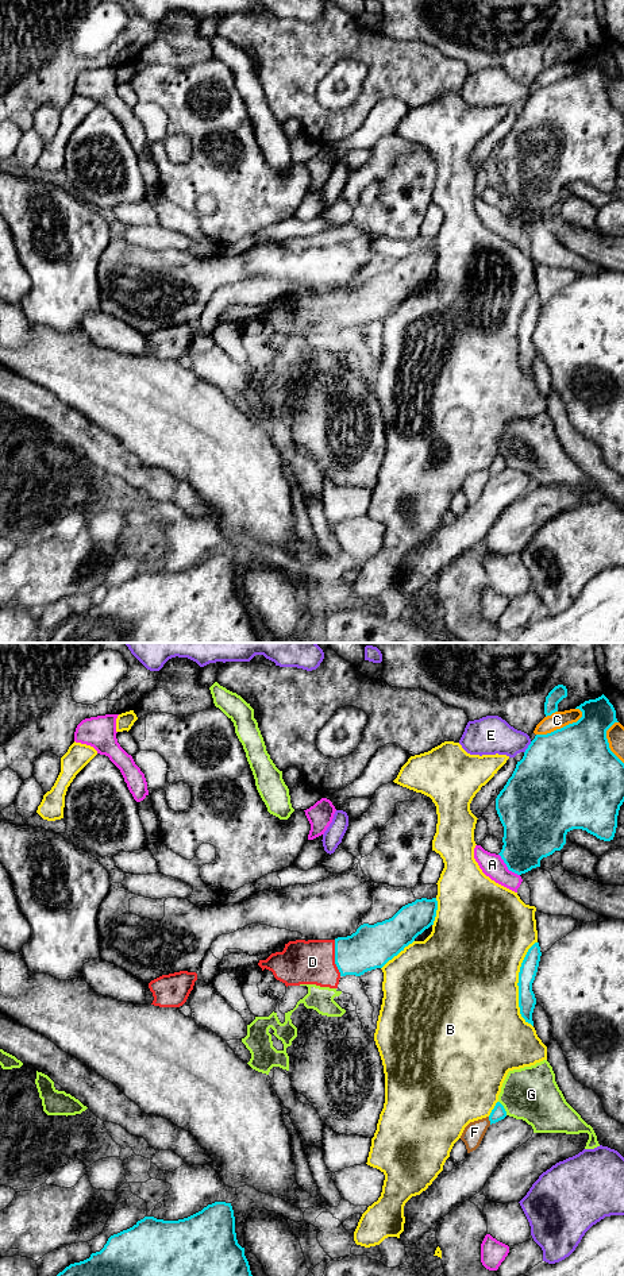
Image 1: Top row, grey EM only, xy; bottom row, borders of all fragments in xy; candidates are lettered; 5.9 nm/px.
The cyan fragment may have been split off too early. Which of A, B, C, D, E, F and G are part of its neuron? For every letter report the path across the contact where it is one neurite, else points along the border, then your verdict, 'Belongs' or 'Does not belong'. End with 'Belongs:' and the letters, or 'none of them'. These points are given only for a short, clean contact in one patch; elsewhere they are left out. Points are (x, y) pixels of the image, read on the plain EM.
A: Does not belong
B: Does not belong
C: Does not belong
D: Belongs
E: Does not belong
F: Does not belong
G: Does not belong
Belongs: D

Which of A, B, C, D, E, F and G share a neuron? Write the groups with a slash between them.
A / B / C / D / E / F / G

